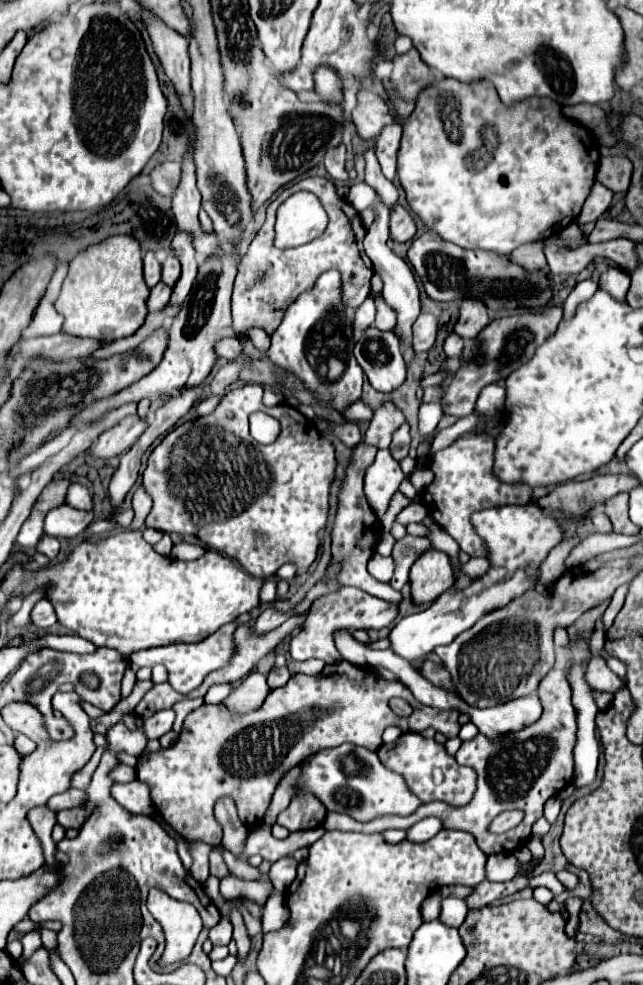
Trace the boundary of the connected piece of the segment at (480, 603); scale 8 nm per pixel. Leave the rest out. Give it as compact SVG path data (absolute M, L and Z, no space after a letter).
M504 505L472 515L476 533L488 545L488 561L492 569L476 579L460 593L442 593L426 611L404 617L390 631L390 649L406 661L422 661L436 645L452 643L462 631L470 629L480 617L496 607L504 607L510 599L522 595L534 585L536 567L546 559L548 551L562 541L562 529L554 515L546 515L536 505Z

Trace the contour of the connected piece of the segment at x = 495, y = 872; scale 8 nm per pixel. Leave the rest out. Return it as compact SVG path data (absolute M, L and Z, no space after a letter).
M498 853L498 855L488 855L486 861L486 875L490 881L510 881L516 877L516 873L524 865L516 861L512 853Z

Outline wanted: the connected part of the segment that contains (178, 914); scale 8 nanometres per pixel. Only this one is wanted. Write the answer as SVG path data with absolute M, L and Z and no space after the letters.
M156 887L148 895L148 909L166 933L166 949L158 961L160 967L184 961L190 955L198 933L202 931L202 919L198 911L188 903L172 899Z

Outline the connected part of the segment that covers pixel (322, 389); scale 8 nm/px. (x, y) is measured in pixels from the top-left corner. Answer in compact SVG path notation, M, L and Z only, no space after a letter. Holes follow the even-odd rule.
M326 271L316 279L310 291L298 295L298 299L286 309L282 323L272 333L272 343L268 357L278 367L284 367L296 373L304 385L312 391L318 391L320 399L334 407L336 411L360 399L364 371L354 359L354 335L352 335L354 309L342 305L342 279L338 271ZM336 357L344 363L344 373L336 379L328 379L328 359Z

